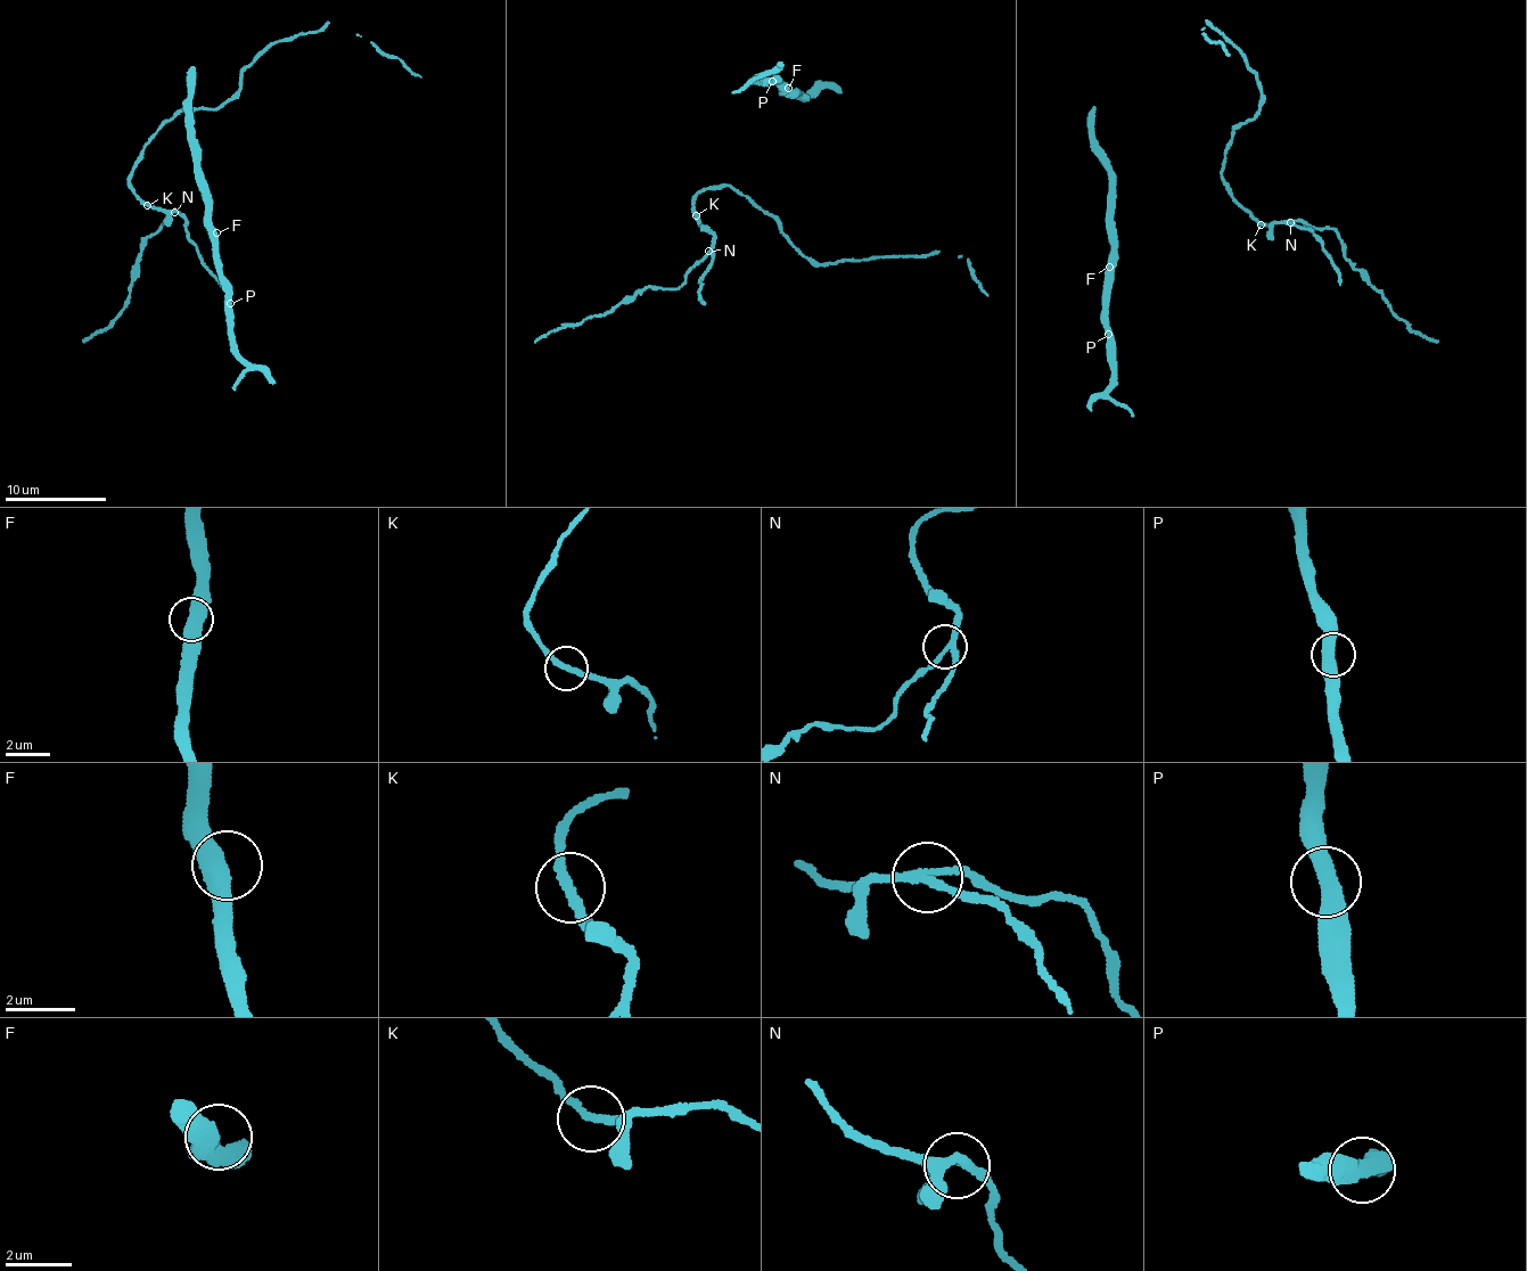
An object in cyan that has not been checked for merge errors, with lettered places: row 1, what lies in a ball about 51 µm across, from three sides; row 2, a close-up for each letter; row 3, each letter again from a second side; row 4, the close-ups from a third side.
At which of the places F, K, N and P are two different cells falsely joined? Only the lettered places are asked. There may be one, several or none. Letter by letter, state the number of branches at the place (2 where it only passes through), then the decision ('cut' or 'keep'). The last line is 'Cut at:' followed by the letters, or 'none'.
F: 2 branches meet; keep
K: 2 branches meet; keep
N: 3 branches meet; keep
P: 2 branches meet; keep
Cut at: none

